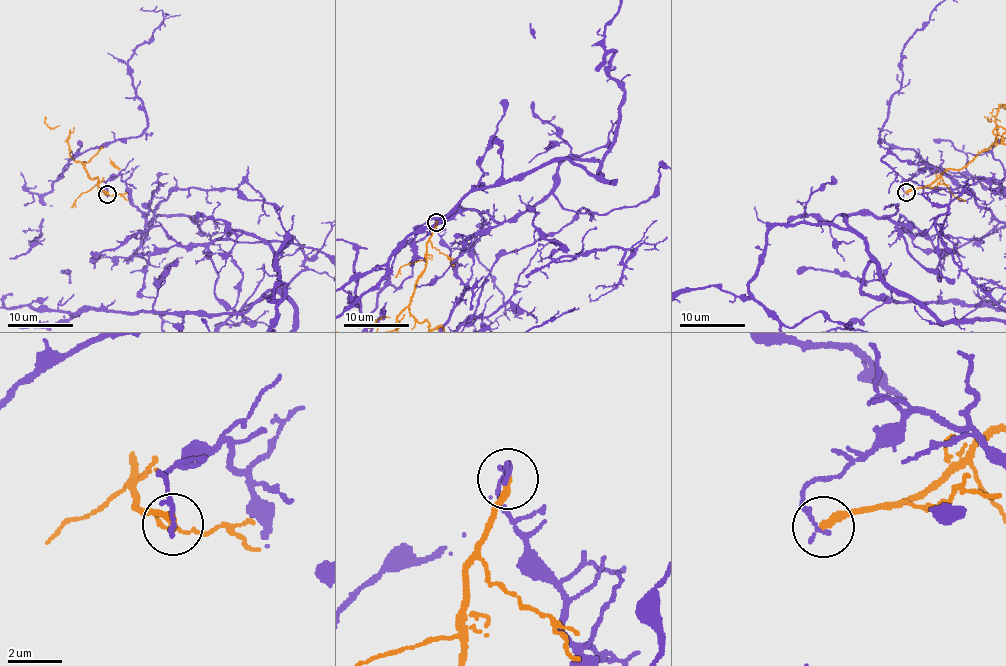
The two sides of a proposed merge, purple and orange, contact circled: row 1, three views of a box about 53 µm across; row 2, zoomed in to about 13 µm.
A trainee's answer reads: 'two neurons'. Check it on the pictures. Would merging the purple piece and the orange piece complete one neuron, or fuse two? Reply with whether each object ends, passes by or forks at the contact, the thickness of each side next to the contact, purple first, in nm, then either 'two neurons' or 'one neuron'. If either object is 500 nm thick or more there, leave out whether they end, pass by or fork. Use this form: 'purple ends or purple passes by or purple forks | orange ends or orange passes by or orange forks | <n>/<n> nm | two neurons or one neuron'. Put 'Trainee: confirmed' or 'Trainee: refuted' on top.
Trainee: confirmed
purple ends | orange ends | 170/260 nm | two neurons

